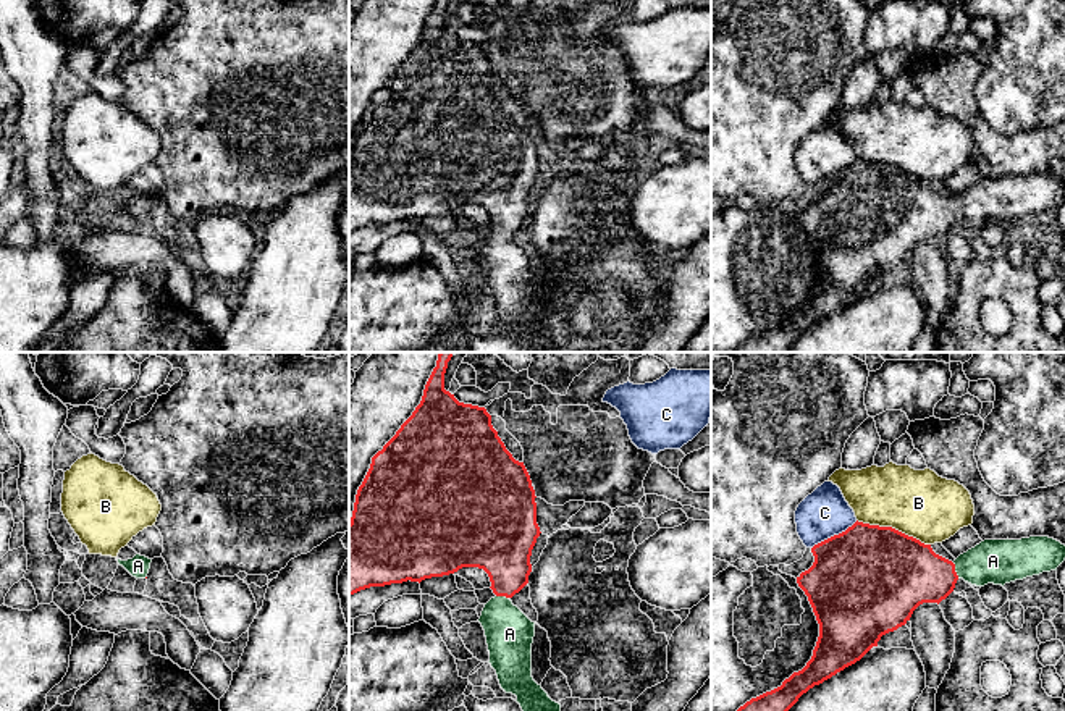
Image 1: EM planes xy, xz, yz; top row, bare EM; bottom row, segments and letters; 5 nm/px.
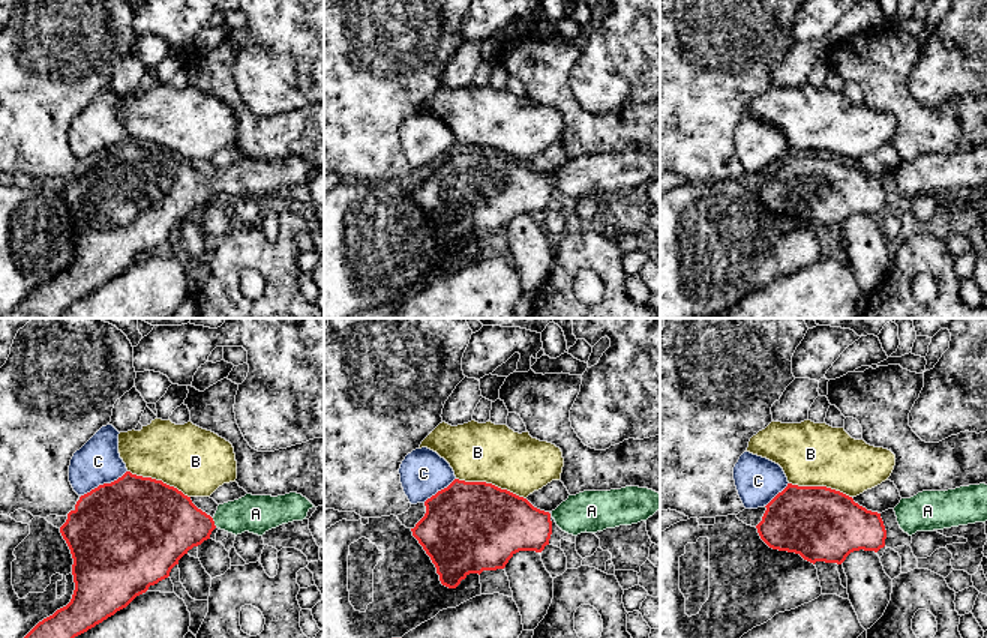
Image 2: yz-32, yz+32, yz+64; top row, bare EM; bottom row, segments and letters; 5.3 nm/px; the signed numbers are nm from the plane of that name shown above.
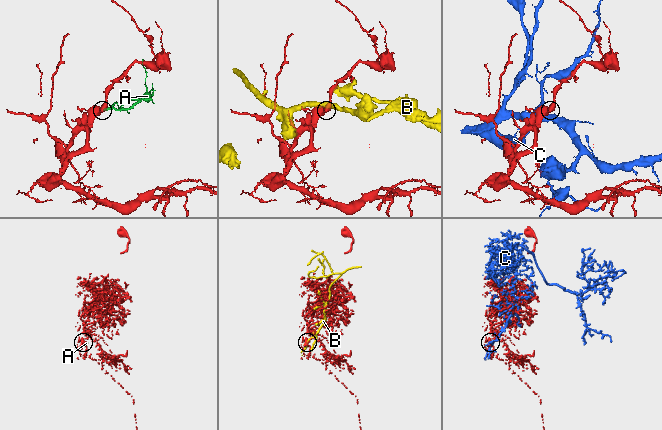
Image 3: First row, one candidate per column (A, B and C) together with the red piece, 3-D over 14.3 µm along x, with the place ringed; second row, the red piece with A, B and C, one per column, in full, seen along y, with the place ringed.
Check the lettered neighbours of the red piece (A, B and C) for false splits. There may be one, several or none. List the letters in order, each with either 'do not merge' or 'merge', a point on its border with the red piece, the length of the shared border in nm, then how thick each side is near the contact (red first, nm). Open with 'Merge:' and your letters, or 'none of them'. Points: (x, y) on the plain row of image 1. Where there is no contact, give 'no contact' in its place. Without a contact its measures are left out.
Merge: A
A: merge; meets red in yz at (954, 209); contact 90 nm long; 360 nm thick on the red side, 220 nm on the other
B: do not merge; meets red in yz at (894, 167); contact 400 nm long; 500 nm thick on the red side, 340 nm on the other
C: do not merge; meets red in yz at (834, 173); contact 280 nm long; 500 nm thick on the red side, 240 nm on the other

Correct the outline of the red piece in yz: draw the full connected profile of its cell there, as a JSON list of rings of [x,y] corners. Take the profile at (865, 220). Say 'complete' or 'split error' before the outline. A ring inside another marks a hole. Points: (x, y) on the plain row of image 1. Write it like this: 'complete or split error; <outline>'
split error; [[[855,160],[845,170],[811,186],[813,204],[797,215],[808,234],[819,275],[806,304],[793,310],[781,325],[751,336],[732,352],[785,352],[815,323],[860,299],[882,273],[905,263],[923,241],[941,241],[958,217],[984,225],[1005,223],[1042,210],[1057,208],[1065,199],[1065,183],[1049,175],[1021,178],[984,178],[953,200],[936,192],[931,183],[892,165]]]

